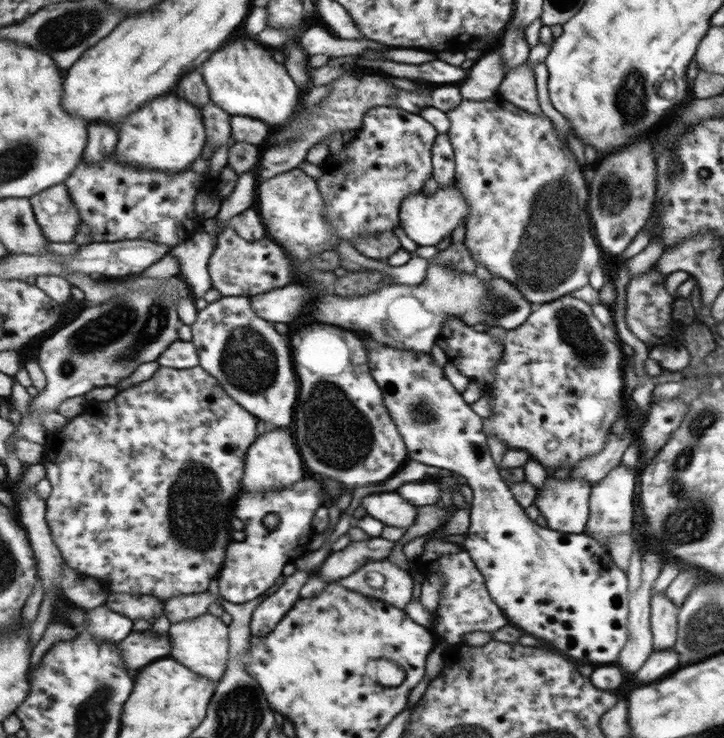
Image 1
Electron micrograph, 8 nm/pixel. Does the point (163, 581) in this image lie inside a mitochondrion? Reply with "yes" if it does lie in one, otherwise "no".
no

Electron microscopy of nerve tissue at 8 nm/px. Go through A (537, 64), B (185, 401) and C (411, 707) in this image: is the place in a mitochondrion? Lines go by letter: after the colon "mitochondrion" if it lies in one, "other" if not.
A: other
B: other
C: other

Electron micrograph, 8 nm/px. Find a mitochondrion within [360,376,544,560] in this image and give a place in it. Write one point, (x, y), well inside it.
(422, 410)

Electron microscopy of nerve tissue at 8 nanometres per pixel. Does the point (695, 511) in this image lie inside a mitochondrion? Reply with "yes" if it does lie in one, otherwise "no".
yes

